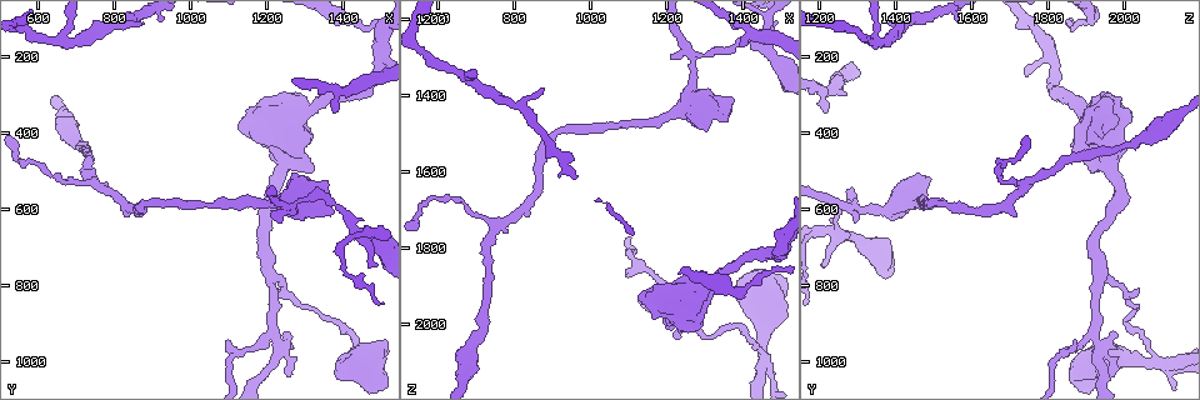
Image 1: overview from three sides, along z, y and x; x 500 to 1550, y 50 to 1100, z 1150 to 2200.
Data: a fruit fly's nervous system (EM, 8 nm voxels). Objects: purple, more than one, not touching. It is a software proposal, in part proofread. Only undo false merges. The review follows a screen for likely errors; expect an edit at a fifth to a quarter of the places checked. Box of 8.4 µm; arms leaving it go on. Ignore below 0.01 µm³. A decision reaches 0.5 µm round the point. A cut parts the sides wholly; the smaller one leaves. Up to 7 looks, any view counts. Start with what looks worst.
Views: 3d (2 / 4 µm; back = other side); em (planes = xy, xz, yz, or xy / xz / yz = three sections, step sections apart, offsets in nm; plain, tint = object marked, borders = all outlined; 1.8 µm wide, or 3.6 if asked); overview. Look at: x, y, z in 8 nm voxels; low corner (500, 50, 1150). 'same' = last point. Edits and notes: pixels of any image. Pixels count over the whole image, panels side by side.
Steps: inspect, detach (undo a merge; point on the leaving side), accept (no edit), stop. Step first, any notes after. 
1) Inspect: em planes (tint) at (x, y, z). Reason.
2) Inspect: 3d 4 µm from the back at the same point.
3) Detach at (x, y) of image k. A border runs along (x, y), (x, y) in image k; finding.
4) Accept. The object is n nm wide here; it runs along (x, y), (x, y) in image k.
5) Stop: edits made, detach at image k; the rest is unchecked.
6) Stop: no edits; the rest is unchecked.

Inspect: em yz step 8 (tint) at (1205, 765, 1950). Three arms meet.

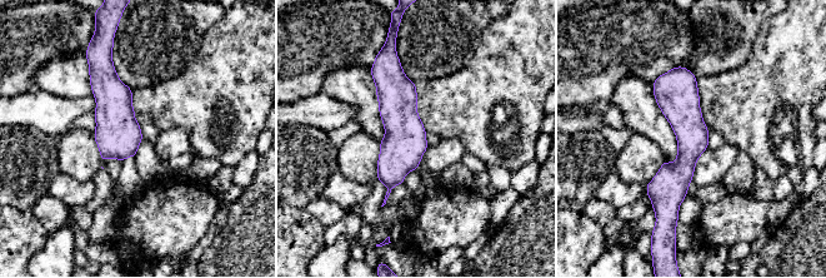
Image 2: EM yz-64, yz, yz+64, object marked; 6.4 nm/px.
Inspect: em planes (tint) at the same point.

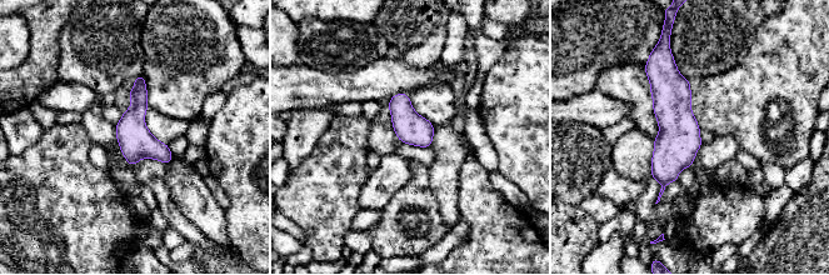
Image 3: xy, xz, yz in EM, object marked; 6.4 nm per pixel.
Accept. The object is 200 nm wide here; it runs along (672, 63), (670, 156), (663, 181) in image 3; all the same neuron.

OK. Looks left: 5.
Inspect: 3d 2 µm at (1235, 525, 1980). Thick turns thin.

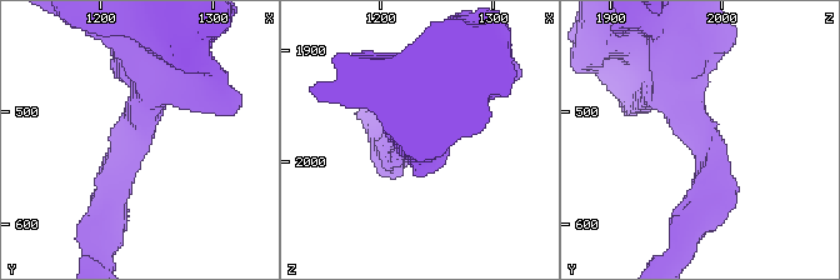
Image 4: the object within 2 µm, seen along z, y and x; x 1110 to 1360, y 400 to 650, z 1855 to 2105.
Inspect: em planes (tint) at (1230, 520, 1982). The arms are 220, 500 nm wide; shape alone is not enough.

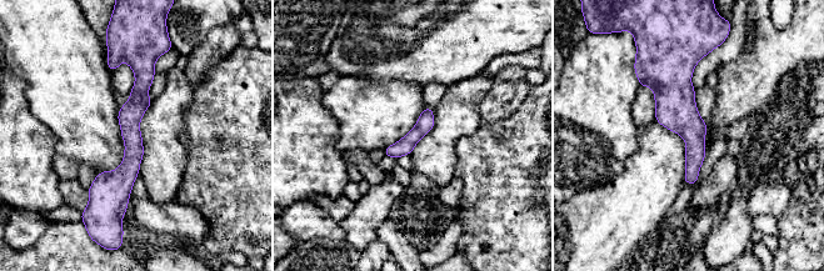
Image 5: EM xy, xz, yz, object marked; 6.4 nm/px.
Accept. It runs along (139, 63), (119, 211) in image 5; one neuron here.

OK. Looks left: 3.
Inspect: 3d 4 µm from the back at (1260, 590, 1290). Abrupt turn.

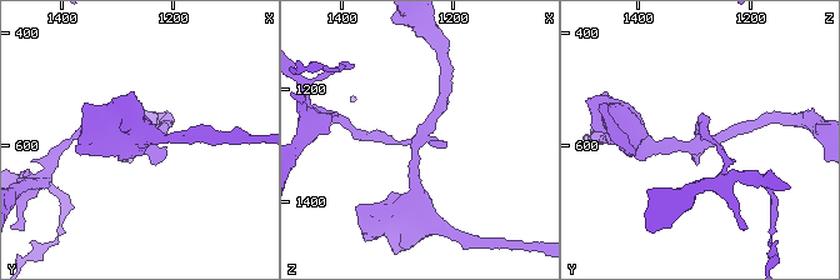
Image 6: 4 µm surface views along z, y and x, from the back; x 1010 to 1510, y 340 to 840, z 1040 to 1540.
Inspect: em planes (tint) at (1260, 590, 1300). 3 arms meet here.

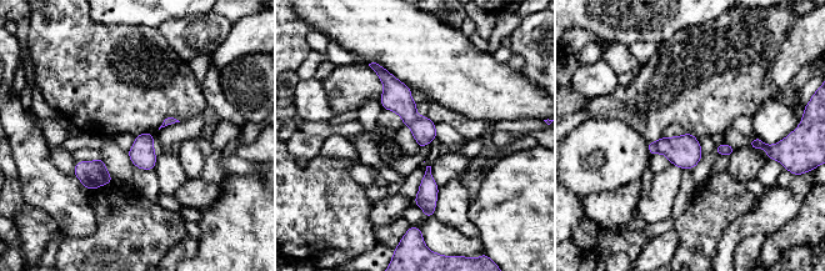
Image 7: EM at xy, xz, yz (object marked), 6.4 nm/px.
Accept. One neuron here.

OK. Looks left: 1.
Stop: no edits; the rest is unchecked.

